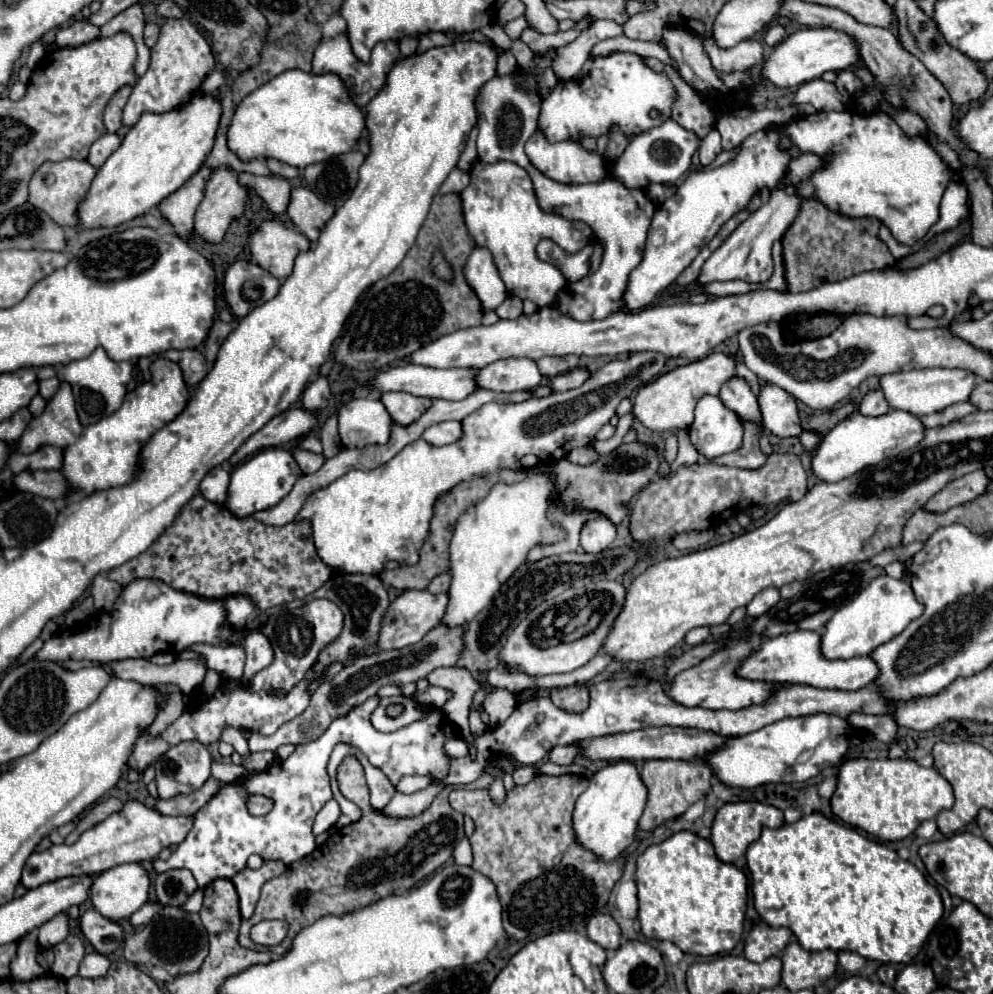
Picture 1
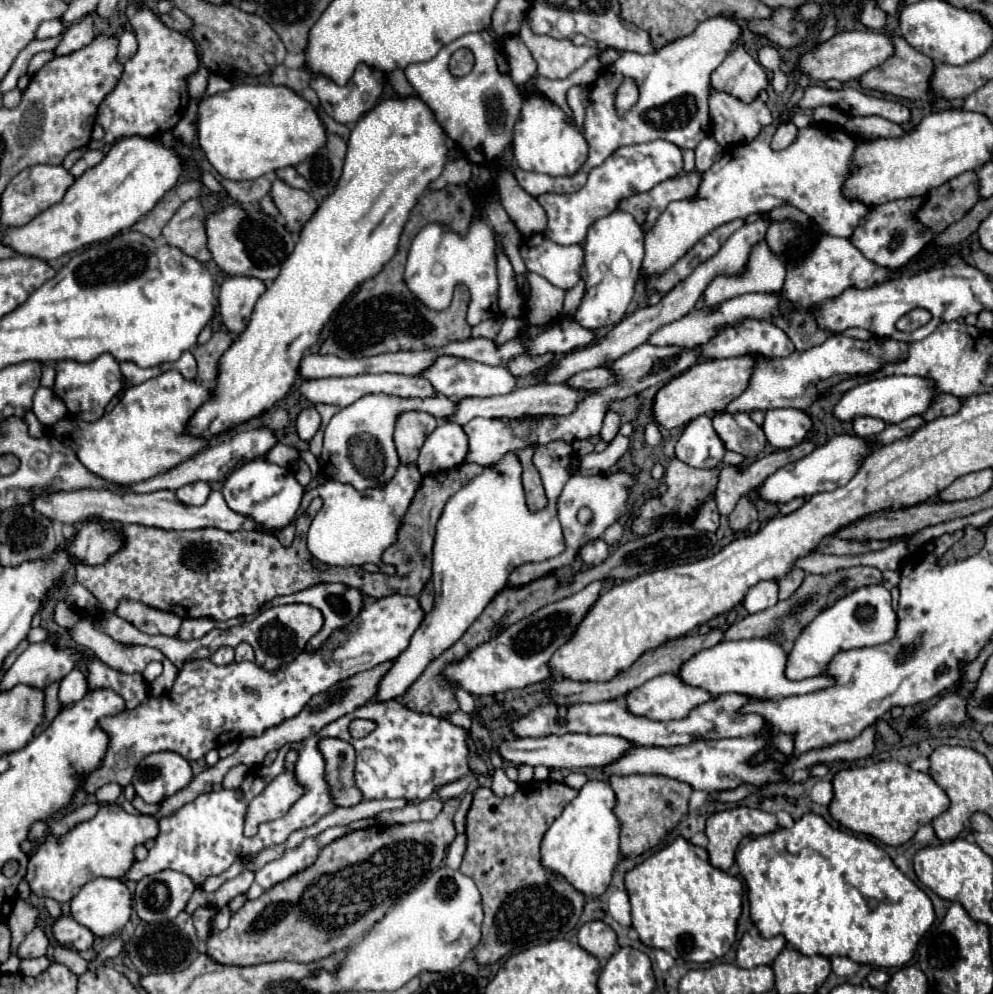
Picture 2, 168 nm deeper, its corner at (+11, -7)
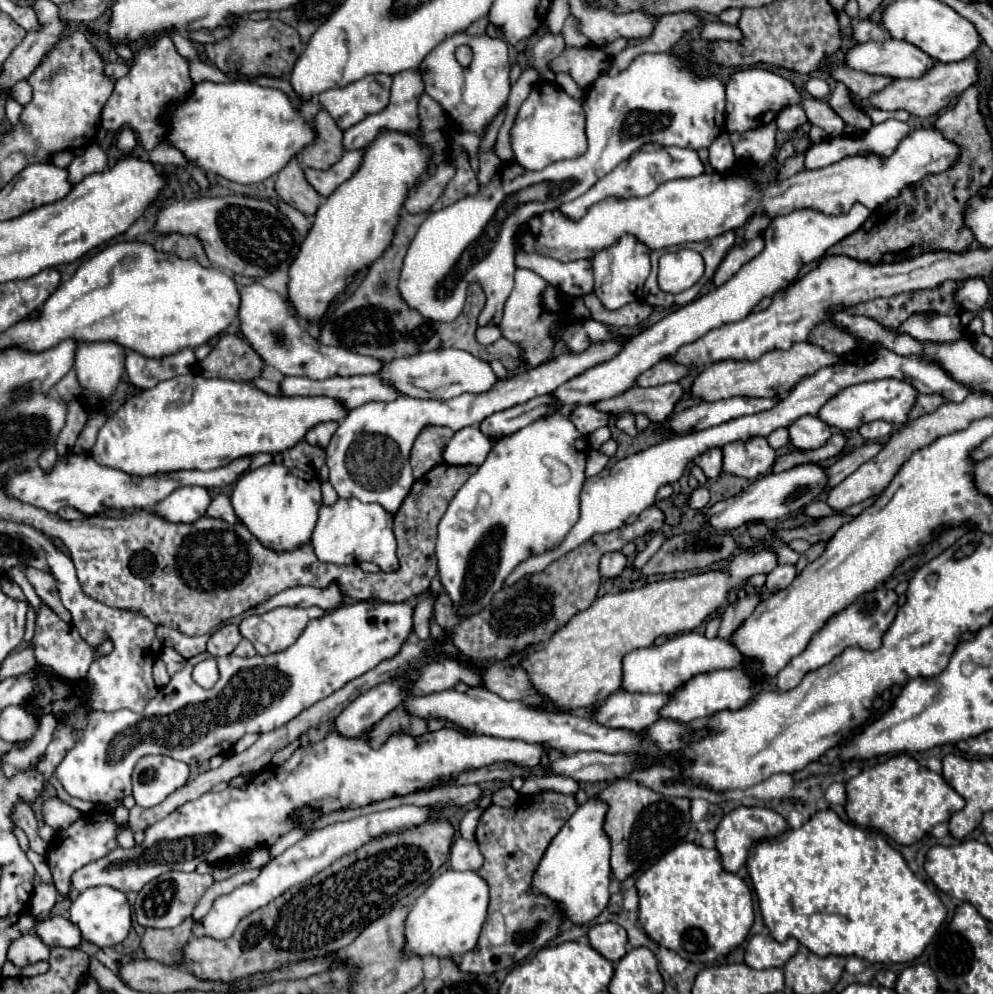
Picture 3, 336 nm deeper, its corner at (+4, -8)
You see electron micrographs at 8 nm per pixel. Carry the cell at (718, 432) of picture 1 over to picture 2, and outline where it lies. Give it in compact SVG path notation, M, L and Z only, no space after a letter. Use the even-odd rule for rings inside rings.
M701 415L687 423L681 439L675 447L677 457L697 469L713 469L725 455L723 441L717 437L711 417Z

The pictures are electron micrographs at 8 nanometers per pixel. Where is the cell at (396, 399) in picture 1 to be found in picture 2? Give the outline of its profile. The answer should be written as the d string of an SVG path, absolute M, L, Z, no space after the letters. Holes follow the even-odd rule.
M419 411L403 413L397 419L395 445L403 465L413 465L417 461L419 447L423 447L427 435L431 435L431 431L435 431L437 425L439 425L439 419Z

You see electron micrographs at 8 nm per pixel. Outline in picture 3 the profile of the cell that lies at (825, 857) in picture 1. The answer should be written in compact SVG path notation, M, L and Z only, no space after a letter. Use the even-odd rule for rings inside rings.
M820 810L802 828L758 842L748 854L746 867L772 938L778 942L796 938L816 956L858 956L872 964L906 964L924 952L946 918L940 898L912 874L902 854L880 832L846 824L834 810Z

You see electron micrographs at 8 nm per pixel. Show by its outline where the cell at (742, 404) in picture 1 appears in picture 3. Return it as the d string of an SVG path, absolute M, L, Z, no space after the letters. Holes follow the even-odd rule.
M764 436L736 440L726 444L722 450L724 450L724 472L742 478L756 478L760 474L766 474L776 458L774 448L768 444Z

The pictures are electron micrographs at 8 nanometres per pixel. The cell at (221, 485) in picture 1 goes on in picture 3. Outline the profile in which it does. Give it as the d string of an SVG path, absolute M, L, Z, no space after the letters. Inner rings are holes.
M202 486L176 488L166 500L156 504L154 512L170 522L194 522L204 516L212 496Z

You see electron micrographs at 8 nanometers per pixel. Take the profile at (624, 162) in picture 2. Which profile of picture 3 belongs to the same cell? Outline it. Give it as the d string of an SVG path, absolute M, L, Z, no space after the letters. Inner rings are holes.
M644 144L640 150L636 151L628 160L620 162L610 174L606 174L602 180L598 180L586 194L578 196L572 202L566 202L560 206L560 212L570 218L572 222L578 222L594 204L606 200L606 198L634 198L634 196L648 196L658 188L658 184L666 180L676 180L676 178L692 178L700 176L704 172L702 162L698 160L696 150L690 148L678 148L678 146L660 146L660 144Z

